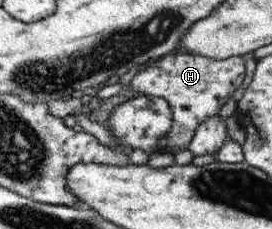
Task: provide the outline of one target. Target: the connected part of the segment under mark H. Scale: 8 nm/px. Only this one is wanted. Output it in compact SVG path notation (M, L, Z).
M166 54L155 65L135 73L125 90L103 99L103 104L88 114L89 119L106 127L104 123L108 120L109 112L112 112L116 105L131 98L131 91L137 91L139 95L162 97L169 104L172 122L170 130L157 142L157 151L167 153L172 150L172 147L186 147L193 138L195 128L206 117L217 115L220 107L241 85L245 69L243 62L241 56L229 56L225 59L214 60L193 54Z

